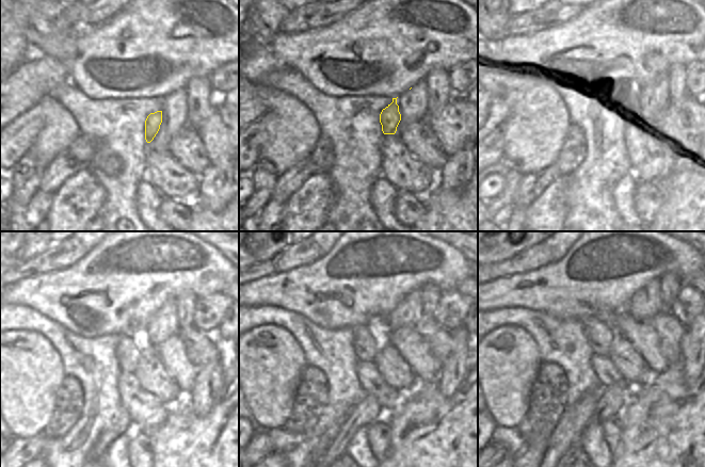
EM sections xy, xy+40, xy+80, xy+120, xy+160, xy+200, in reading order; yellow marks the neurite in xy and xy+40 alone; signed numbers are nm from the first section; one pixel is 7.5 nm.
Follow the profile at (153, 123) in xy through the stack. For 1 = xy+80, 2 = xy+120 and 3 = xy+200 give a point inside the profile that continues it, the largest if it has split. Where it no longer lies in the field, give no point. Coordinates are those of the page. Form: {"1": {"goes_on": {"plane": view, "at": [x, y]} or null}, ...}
{"1": {"goes_on": {"plane": "xy+80", "at": [627, 108]}}, "2": {"goes_on": {"plane": "xy+120", "at": [163, 323]}}, "3": {"goes_on": {"plane": "xy+200", "at": [646, 303]}}}

